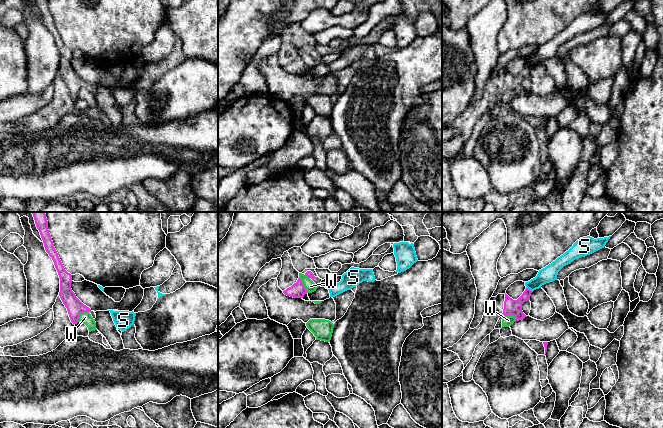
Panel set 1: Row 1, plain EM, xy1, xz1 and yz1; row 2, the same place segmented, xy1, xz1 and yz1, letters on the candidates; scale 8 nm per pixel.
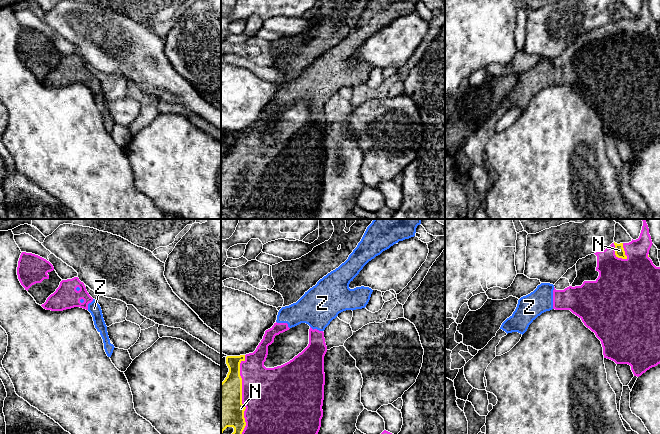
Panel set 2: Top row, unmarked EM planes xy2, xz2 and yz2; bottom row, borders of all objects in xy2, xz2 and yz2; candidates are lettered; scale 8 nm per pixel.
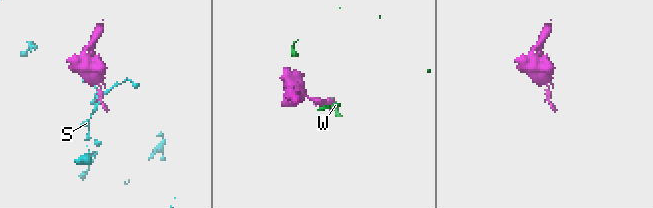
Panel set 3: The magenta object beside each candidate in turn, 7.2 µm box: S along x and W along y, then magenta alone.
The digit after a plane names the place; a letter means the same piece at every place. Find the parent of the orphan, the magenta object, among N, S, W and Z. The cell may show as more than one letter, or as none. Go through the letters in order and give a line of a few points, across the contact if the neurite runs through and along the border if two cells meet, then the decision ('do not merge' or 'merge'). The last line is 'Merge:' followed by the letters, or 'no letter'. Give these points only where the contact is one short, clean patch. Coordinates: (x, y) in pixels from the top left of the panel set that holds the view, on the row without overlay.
N: merge
S: line yz1 (526, 63), (532, 67); do not merge
W: line xy1 (88, 88), (82, 88), (77, 97); do not merge
Z: merge
Merge: N, Z

